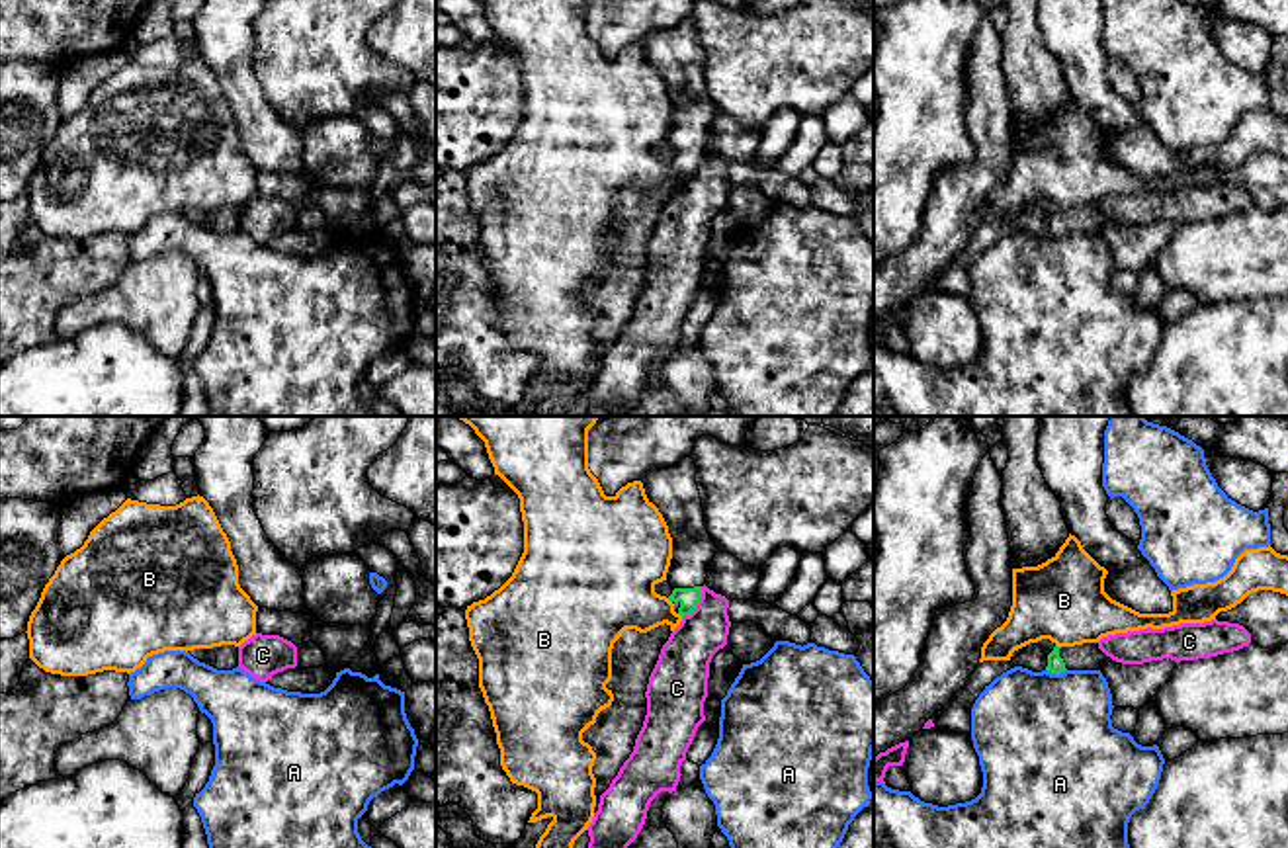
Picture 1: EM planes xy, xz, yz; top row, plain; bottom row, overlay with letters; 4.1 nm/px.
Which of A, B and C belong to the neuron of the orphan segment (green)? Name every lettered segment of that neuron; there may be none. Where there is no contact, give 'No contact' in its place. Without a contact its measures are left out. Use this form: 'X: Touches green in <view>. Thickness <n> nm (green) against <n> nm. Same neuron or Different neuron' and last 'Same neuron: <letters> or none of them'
A: Touches green in yz. Thickness 70 nm (green) against 500 nm. Different neuron
B: Touches green in yz. Thickness 70 nm (green) against 340 nm. Different neuron
C: Touches green in xz. Thickness 90 nm (green) against 220 nm. Different neuron
Same neuron: none of them

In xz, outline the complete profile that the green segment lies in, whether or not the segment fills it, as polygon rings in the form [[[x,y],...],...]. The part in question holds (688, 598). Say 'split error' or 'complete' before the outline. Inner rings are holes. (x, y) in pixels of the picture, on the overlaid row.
split error; [[[686,457],[670,469],[649,473],[641,481],[649,502],[663,514],[672,537],[666,580],[674,590],[668,600],[682,617],[698,608],[709,561],[719,551],[704,526],[696,475],[694,459]]]

